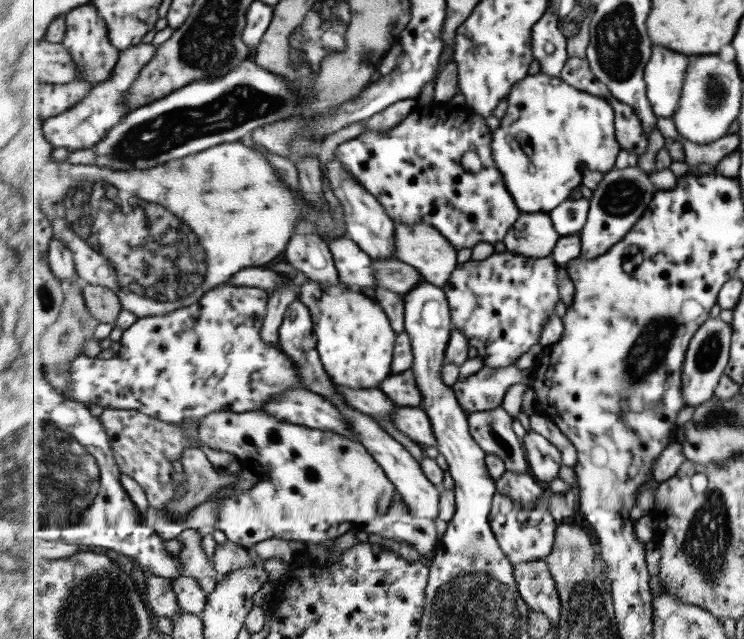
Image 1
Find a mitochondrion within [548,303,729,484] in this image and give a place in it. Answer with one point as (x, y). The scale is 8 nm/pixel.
(644, 356)

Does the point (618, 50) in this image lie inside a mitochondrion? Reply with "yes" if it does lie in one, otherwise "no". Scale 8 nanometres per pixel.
yes

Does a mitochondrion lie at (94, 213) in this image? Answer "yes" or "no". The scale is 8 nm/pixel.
yes

